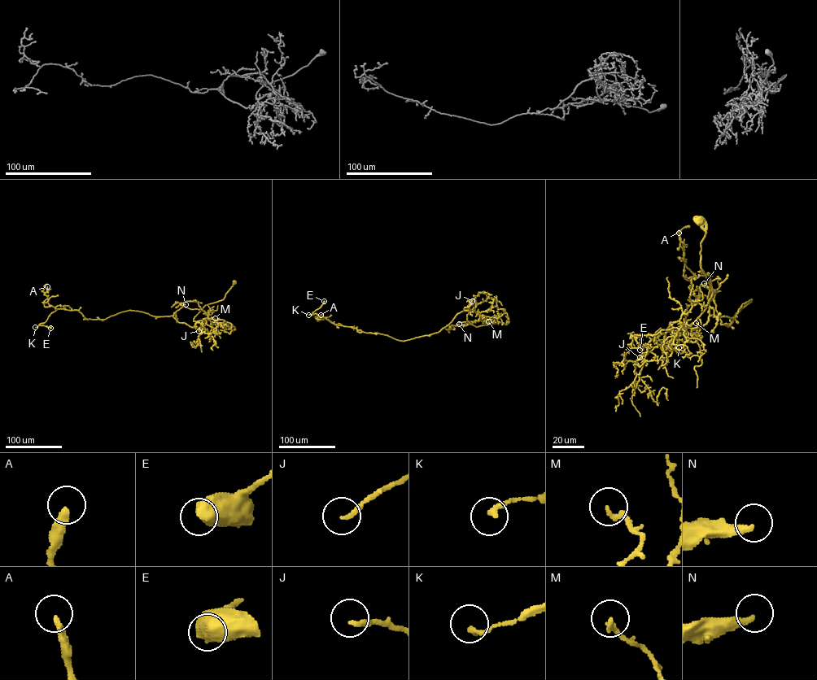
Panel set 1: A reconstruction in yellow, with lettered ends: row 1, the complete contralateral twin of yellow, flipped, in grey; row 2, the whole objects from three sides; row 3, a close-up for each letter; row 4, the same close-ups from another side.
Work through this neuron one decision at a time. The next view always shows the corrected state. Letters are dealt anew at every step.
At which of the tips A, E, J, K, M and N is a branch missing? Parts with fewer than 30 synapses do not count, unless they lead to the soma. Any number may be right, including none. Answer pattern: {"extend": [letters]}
{"extend": ["N"]}

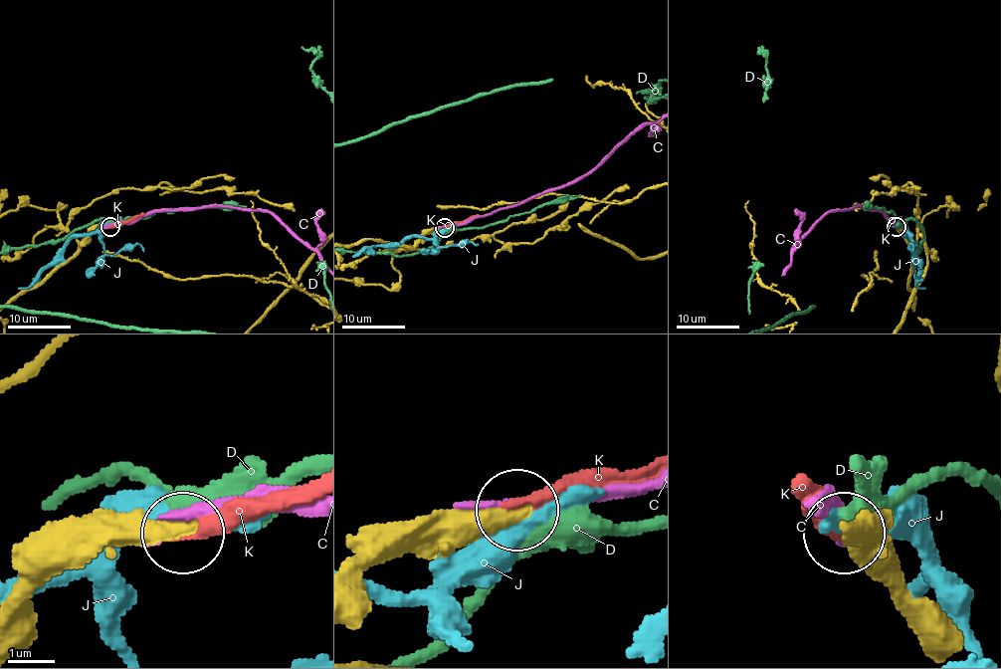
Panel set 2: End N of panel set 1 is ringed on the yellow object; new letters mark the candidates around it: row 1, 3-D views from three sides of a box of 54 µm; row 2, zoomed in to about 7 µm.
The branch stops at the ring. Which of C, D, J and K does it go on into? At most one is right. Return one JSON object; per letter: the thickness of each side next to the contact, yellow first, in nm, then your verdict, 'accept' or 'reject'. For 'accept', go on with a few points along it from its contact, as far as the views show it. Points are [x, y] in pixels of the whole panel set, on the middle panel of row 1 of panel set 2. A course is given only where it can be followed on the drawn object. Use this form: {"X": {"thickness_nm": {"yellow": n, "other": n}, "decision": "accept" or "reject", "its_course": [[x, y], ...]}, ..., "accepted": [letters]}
{"C": {"thickness_nm": {"yellow": 600, "other": 400}, "decision": "reject"}, "D": {"thickness_nm": {"yellow": 440, "other": 420}, "decision": "reject"}, "J": {"thickness_nm": {"yellow": 500, "other": 600}, "decision": "reject"}, "K": {"thickness_nm": {"yellow": 440, "other": 320}, "decision": "accept", "its_course": [[444, 228], [480, 215]]}, "accepted": ["K"]}

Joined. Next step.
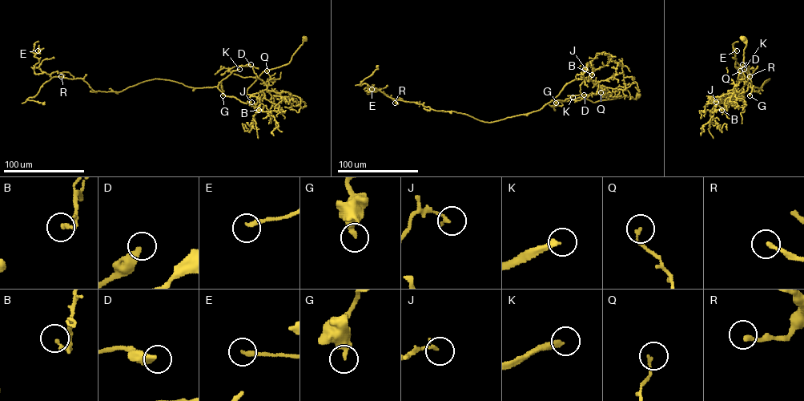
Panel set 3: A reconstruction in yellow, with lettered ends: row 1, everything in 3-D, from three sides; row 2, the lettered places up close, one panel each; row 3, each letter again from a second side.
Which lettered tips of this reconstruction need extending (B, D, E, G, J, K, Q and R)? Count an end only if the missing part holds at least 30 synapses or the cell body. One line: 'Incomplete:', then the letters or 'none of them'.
Incomplete: K

